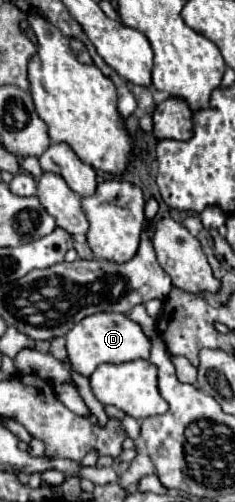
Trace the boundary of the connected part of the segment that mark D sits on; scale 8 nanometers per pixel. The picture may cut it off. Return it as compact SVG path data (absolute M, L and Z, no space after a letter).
M102 311L84 317L72 327L72 331L66 335L66 349L72 367L80 375L90 377L100 363L126 363L134 359L148 359L152 343L142 331L142 327L128 317L128 313Z

